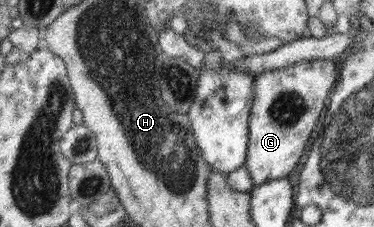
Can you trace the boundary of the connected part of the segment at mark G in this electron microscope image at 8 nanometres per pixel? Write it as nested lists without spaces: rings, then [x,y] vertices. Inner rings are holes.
[[[301,60],[291,66],[256,76],[254,101],[248,120],[248,147],[244,166],[254,186],[285,179],[297,166],[305,145],[338,79],[339,61]]]

